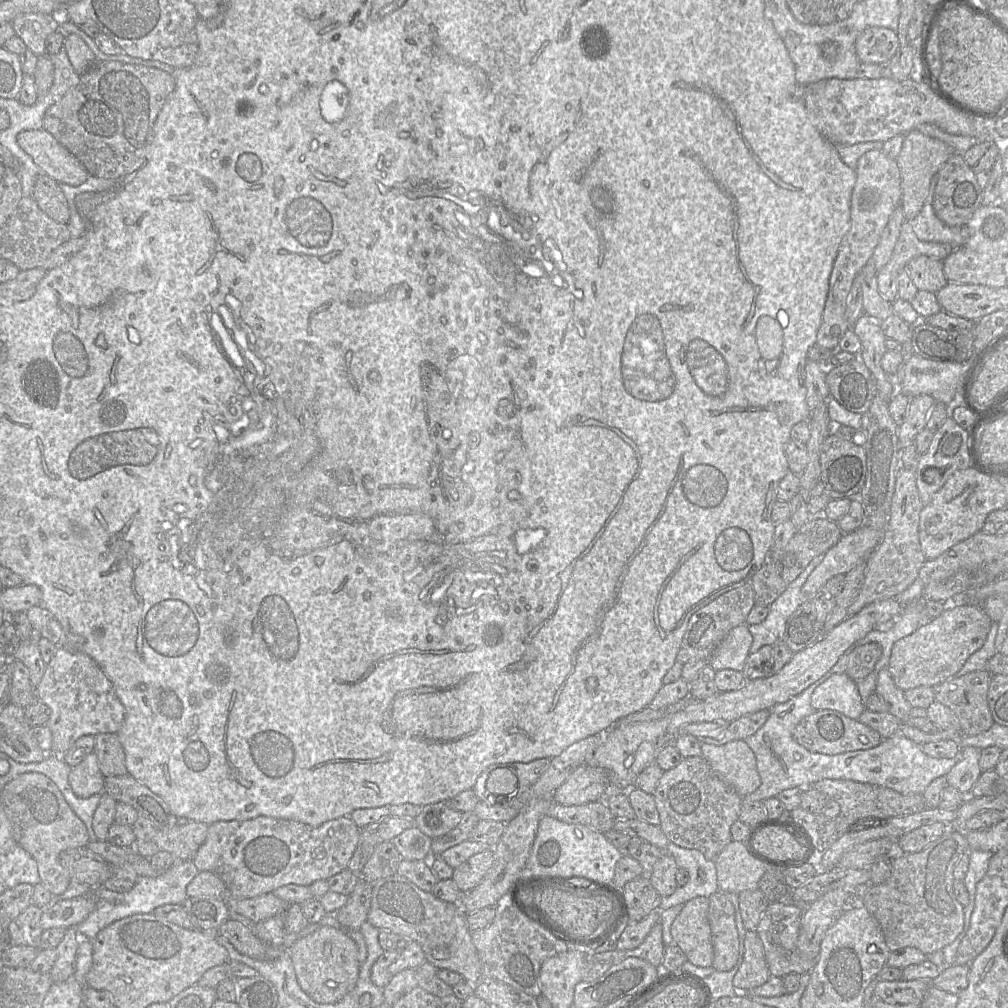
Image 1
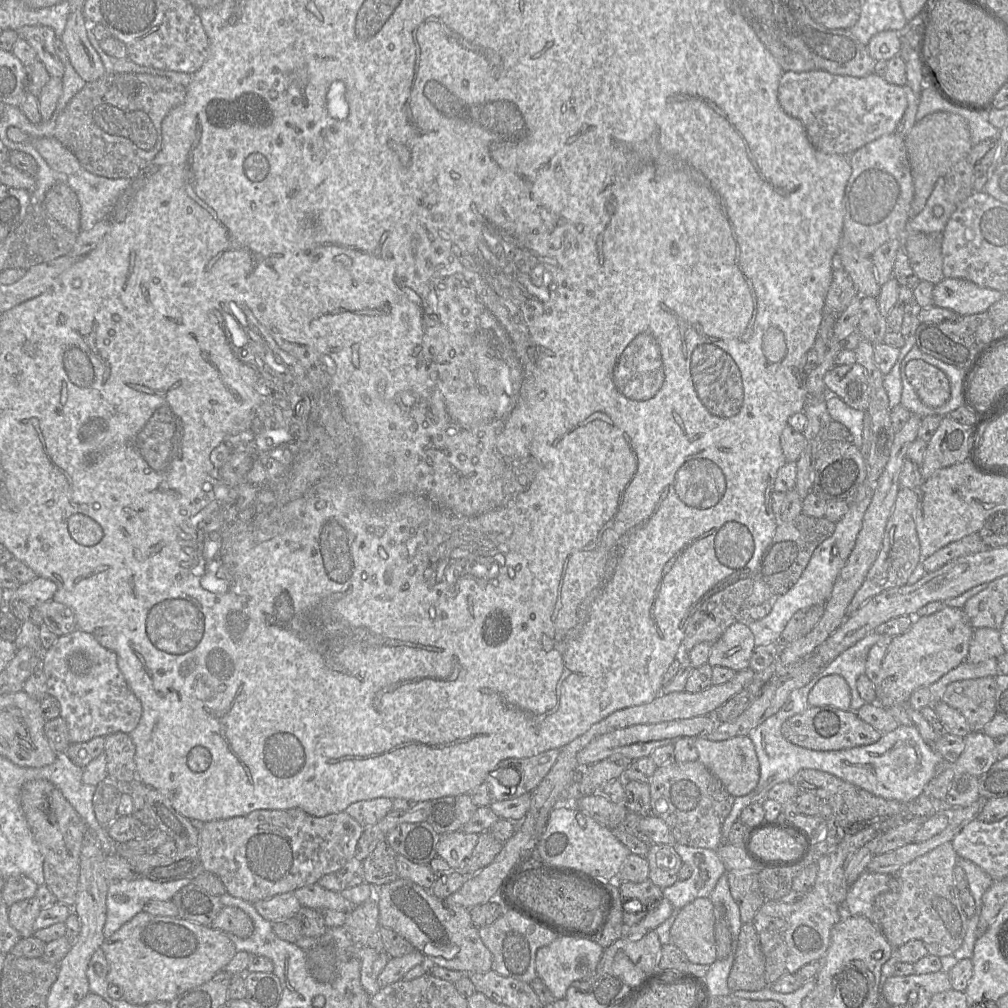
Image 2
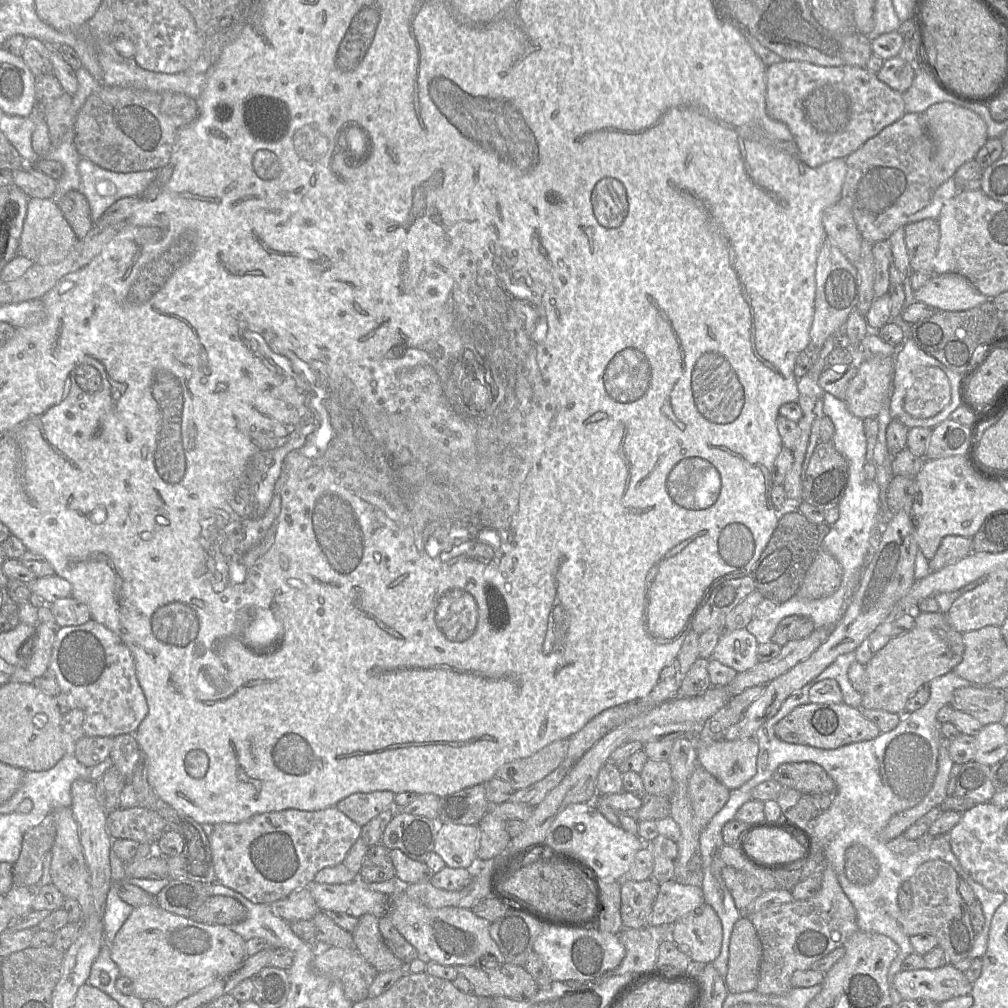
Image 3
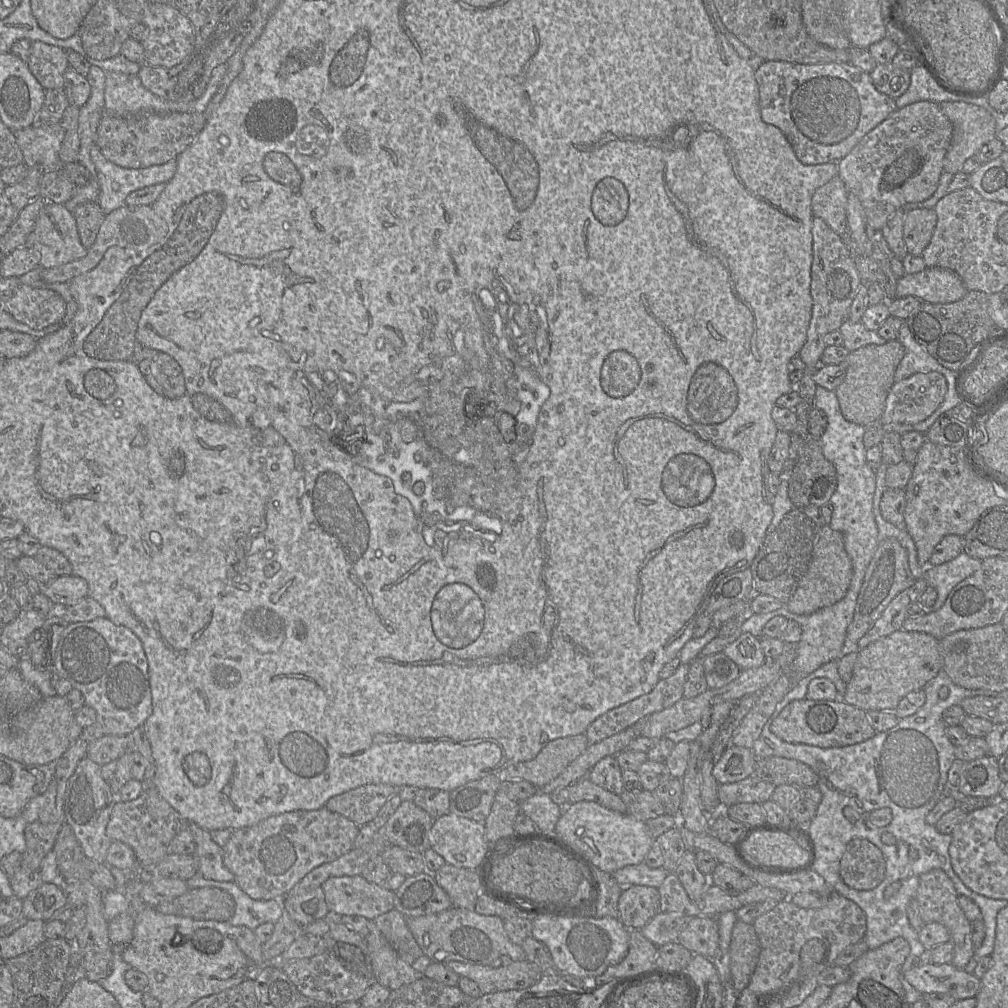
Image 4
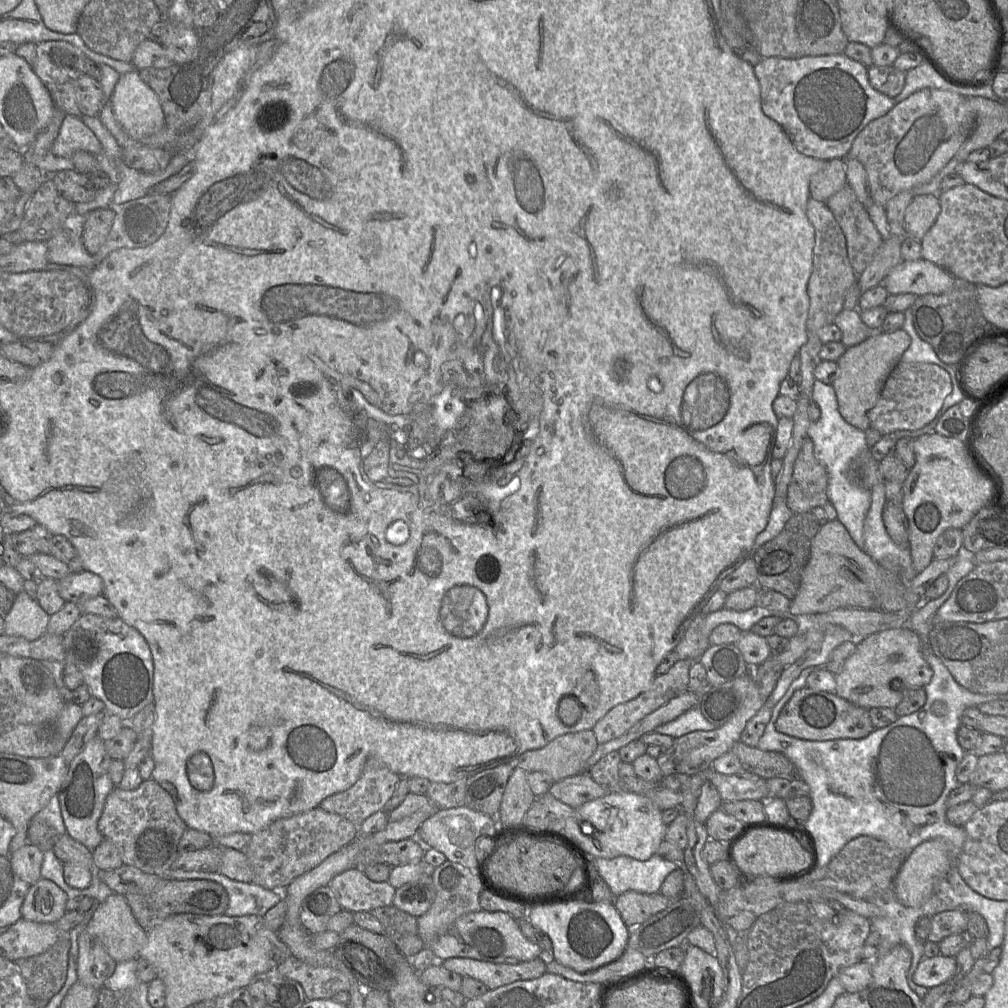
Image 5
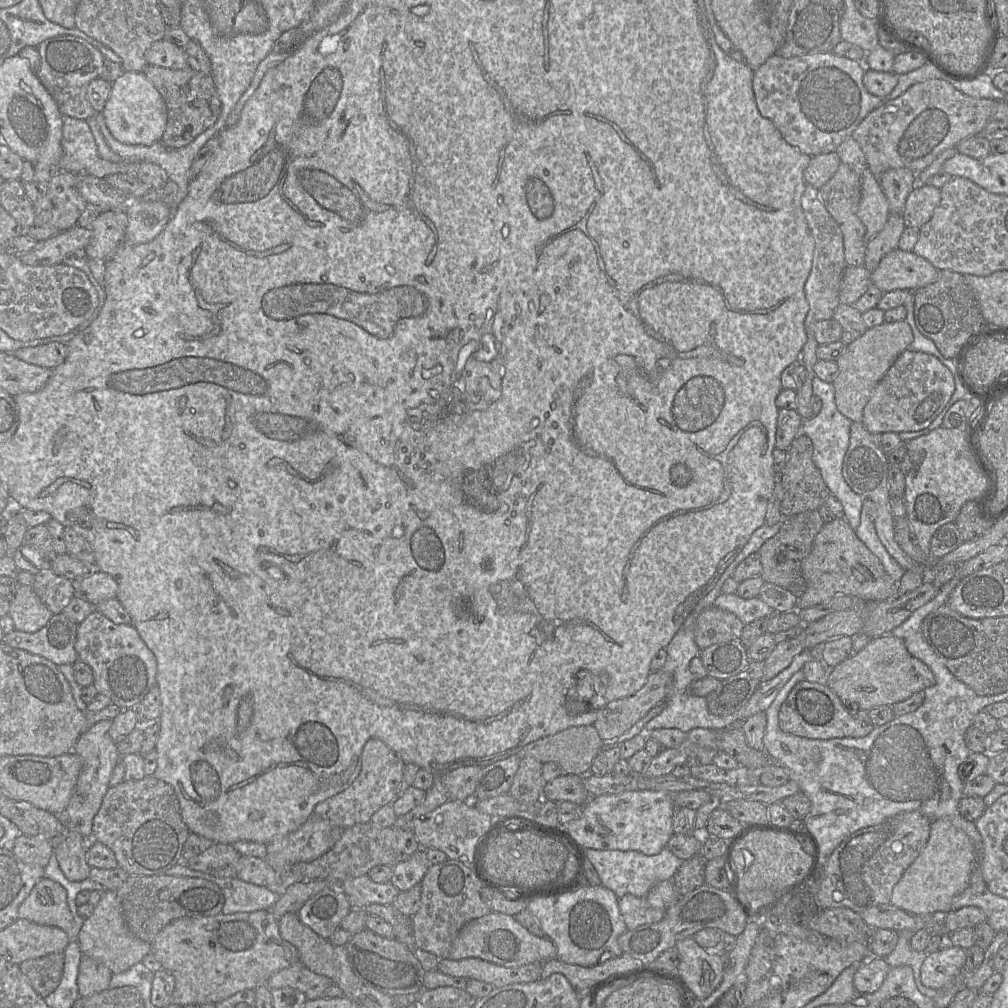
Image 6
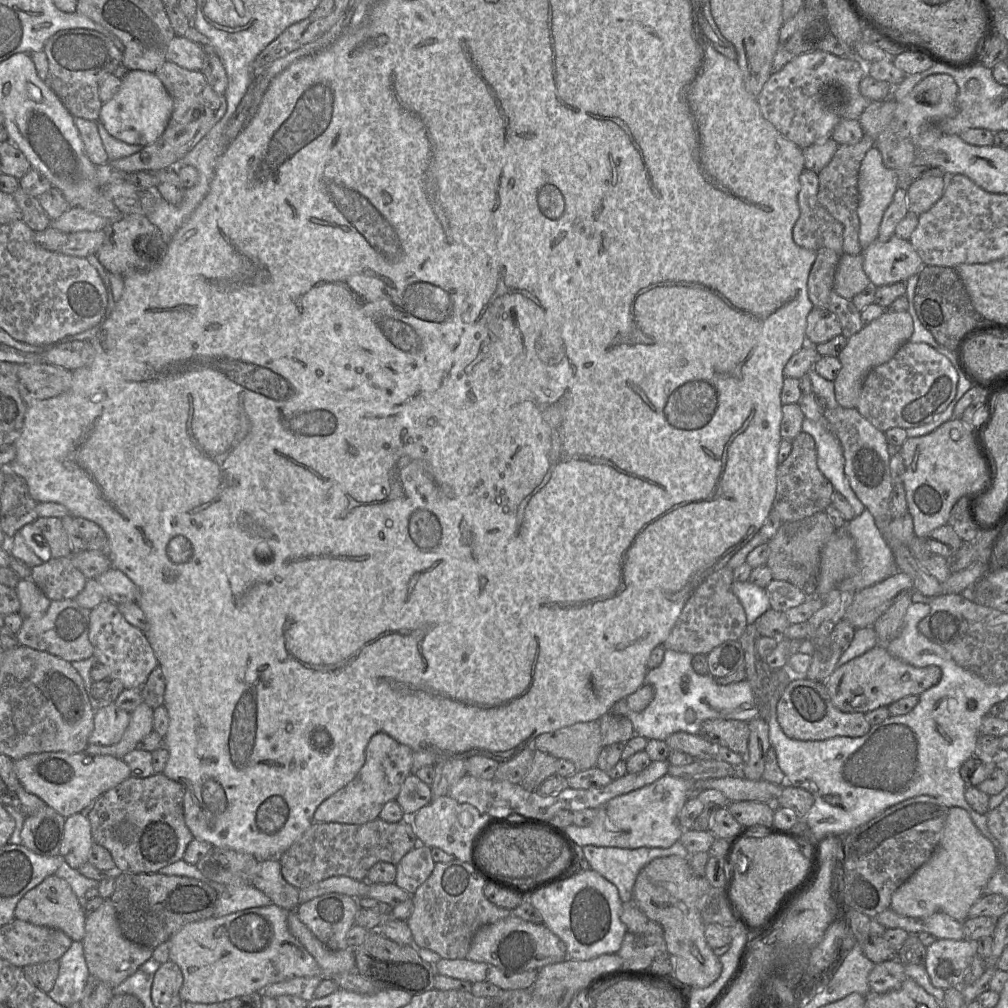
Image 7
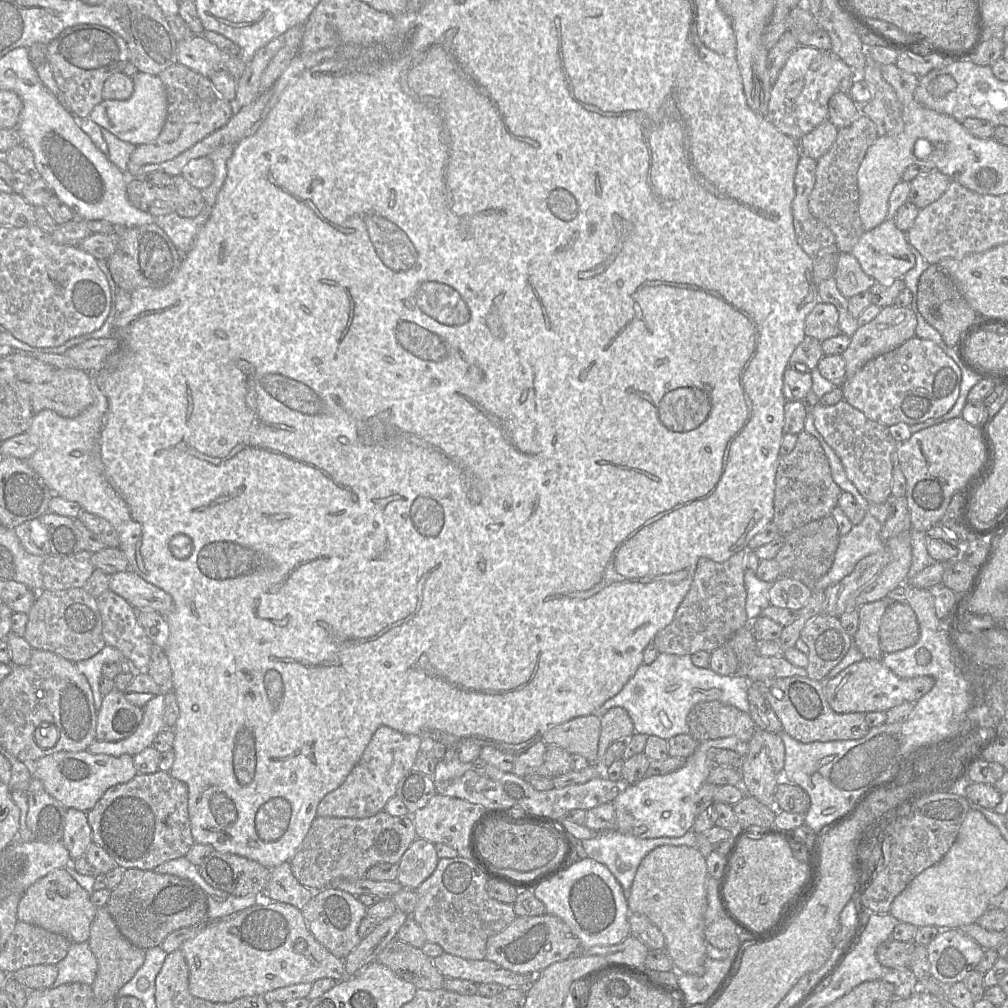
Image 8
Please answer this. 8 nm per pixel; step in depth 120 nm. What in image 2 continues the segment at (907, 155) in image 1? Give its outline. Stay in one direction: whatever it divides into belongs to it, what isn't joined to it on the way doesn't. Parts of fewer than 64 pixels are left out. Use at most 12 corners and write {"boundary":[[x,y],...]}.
{"boundary":[[938,111],[905,137],[914,184],[909,213],[973,144],[962,116]]}

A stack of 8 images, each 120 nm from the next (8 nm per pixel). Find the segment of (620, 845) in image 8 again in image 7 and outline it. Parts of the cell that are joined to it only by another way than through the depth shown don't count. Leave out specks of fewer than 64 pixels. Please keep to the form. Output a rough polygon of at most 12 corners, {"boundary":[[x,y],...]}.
{"boundary":[[680,841],[668,848],[586,845],[592,870],[633,899],[640,870],[655,858],[688,858]]}

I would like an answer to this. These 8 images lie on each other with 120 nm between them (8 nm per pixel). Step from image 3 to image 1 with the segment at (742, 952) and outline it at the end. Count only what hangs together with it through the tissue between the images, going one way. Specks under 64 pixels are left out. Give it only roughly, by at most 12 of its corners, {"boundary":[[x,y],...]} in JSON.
{"boundary":[[746,930],[744,956],[733,978],[738,991],[769,978],[762,941]]}

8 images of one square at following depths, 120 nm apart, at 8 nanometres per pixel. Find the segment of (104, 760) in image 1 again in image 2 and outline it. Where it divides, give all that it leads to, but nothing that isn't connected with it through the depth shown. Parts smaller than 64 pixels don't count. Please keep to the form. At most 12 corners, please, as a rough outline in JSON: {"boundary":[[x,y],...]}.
{"boundary":[[129,734],[105,737],[107,773],[121,784],[135,779]]}

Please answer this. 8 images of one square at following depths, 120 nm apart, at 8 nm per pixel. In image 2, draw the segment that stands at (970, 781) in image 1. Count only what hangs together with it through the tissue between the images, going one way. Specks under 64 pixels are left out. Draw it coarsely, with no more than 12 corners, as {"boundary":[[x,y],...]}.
{"boundary":[[983,731],[964,737],[955,773],[980,777],[998,761],[995,739]]}

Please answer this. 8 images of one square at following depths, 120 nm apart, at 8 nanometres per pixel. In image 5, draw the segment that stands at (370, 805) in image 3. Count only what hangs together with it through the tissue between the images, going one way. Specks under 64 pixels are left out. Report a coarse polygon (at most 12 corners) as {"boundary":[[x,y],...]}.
{"boundary":[[370,756],[347,790],[319,807],[360,826],[385,807],[401,776]]}

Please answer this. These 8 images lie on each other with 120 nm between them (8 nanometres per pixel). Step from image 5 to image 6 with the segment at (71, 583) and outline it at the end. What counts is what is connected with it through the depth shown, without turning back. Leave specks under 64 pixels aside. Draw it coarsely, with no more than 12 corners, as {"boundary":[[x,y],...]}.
{"boundary":[[101,570],[75,582],[74,596],[98,605],[115,598],[117,581]]}

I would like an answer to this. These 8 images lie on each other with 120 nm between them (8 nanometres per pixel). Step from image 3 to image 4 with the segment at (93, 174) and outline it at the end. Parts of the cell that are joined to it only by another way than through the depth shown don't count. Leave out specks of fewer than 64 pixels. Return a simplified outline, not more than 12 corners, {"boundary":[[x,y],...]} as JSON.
{"boundary":[[96,144],[90,156],[105,215],[125,205],[130,193],[167,183],[177,160],[124,168]]}

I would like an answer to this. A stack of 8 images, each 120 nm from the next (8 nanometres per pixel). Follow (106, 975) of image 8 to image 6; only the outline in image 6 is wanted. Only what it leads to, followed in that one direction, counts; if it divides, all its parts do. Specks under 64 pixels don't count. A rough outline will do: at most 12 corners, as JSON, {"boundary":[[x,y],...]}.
{"boundary":[[106,890],[77,936],[81,952],[113,974],[151,952]]}

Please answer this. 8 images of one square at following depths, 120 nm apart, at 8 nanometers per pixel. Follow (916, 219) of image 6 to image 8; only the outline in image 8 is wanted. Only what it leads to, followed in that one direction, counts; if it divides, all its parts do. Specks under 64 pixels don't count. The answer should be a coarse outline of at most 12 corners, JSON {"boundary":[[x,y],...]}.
{"boundary":[[938,170],[910,181],[908,200],[922,209],[940,198],[950,177]]}

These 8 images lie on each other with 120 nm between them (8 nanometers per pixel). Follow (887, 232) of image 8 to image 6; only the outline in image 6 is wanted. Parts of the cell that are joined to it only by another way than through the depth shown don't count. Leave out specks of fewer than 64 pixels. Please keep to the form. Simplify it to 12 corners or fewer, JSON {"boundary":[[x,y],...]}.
{"boundary":[[896,248],[871,272],[883,293],[915,291],[938,269],[914,251]]}

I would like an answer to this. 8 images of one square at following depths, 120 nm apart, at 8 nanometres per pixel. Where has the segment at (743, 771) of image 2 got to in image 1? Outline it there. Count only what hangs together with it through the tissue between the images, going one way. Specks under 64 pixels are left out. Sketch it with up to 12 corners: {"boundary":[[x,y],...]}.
{"boundary":[[745,740],[701,743],[701,756],[741,797],[761,784]]}

